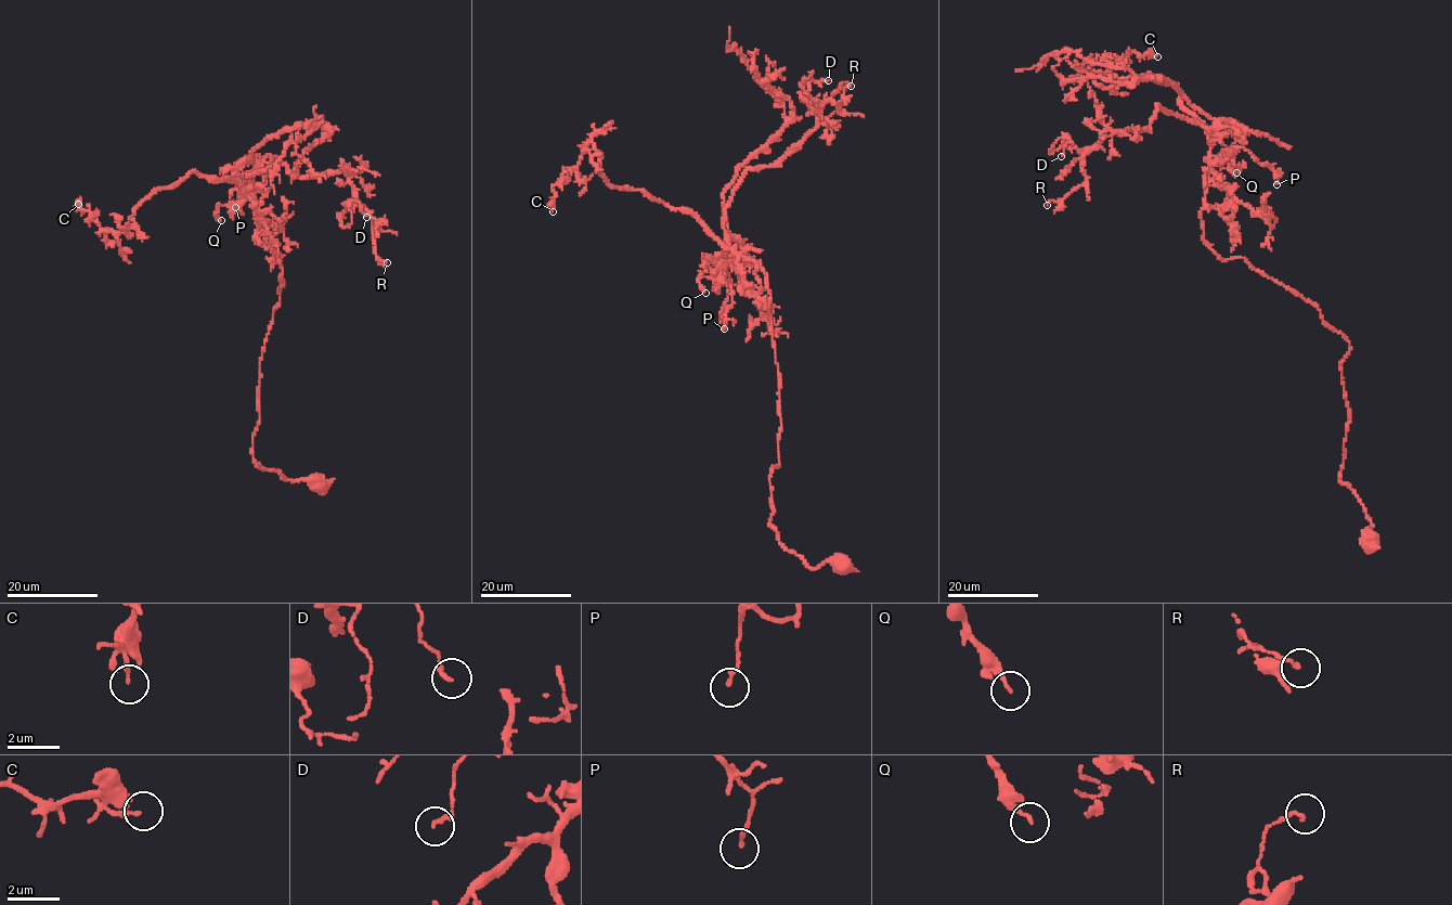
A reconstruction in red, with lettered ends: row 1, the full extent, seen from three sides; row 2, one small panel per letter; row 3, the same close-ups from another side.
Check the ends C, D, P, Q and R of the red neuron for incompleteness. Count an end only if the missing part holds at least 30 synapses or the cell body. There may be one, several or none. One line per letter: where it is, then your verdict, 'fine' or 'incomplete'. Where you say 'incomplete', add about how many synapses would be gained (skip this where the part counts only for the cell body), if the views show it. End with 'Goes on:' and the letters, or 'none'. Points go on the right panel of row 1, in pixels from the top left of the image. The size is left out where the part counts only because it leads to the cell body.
C: place (1157, 56); fine
D: place (1061, 156); fine
P: place (1277, 184); fine
Q: place (1236, 172); fine
R: place (1047, 205); fine
Goes on: none

